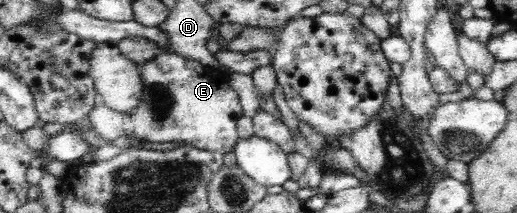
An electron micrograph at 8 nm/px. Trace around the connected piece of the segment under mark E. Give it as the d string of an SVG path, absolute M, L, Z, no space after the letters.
M160 52L155 59L144 63L140 68L142 78L141 103L131 111L130 117L134 125L134 133L141 139L167 143L167 141L185 141L188 146L181 149L199 149L211 153L229 153L238 141L238 119L243 115L242 105L236 91L227 81L227 74L195 60L171 52Z

